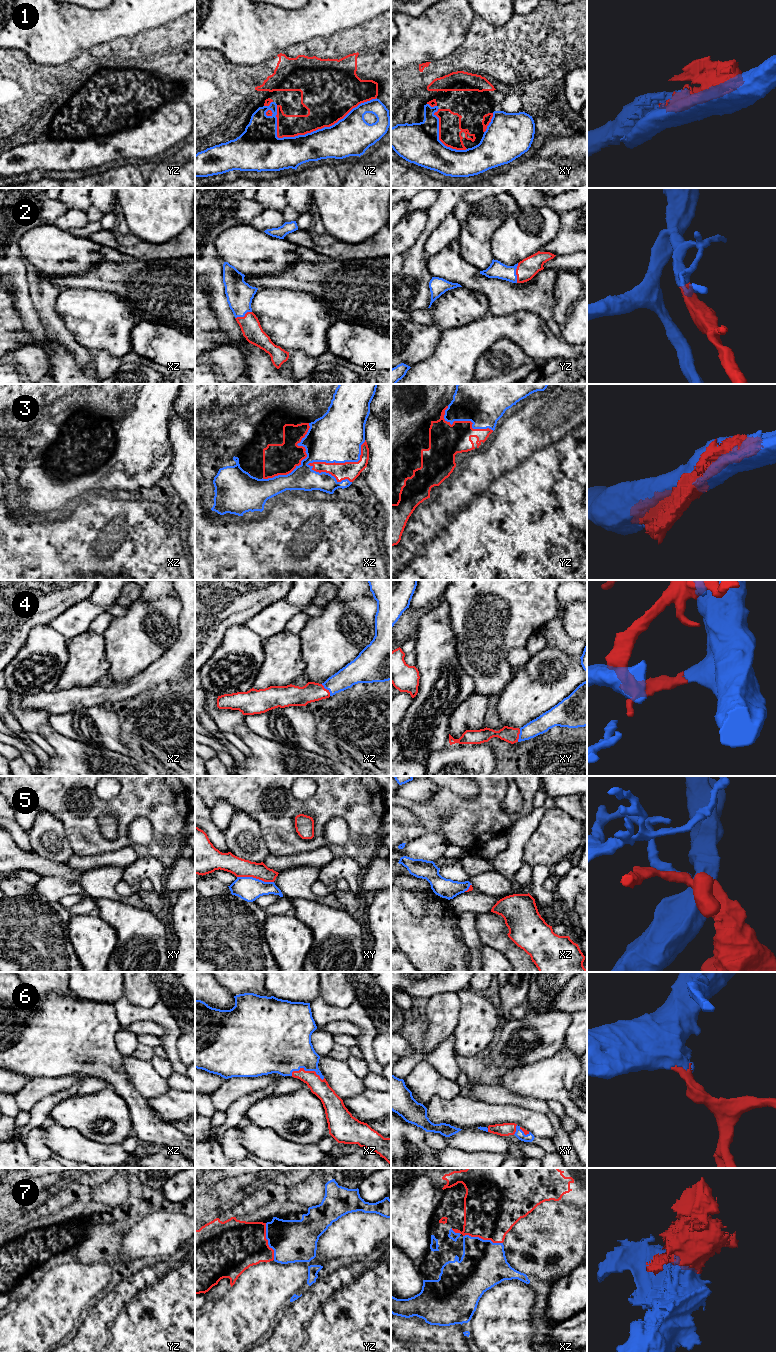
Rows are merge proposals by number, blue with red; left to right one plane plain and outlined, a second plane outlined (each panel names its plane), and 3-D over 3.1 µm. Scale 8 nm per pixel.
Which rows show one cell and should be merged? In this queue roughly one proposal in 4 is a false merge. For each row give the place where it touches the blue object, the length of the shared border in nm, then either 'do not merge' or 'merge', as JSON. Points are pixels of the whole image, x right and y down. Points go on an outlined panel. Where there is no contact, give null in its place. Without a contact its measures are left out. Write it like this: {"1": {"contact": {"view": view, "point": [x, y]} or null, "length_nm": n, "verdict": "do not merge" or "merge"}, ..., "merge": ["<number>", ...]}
{"1": {"contact": {"view": "yz", "point": [326, 127]}, "length_nm": 850, "verdict": "do not merge"}, "2": {"contact": {"view": "yz", "point": [515, 273]}, "length_nm": 160, "verdict": "merge"}, "3": {"contact": {"view": "xz", "point": [342, 462]}, "length_nm": 500, "verdict": "do not merge"}, "4": {"contact": {"view": "xz", "point": [327, 689]}, "length_nm": 120, "verdict": "merge"}, "5": {"contact": {"view": "xy", "point": [255, 878]}, "length_nm": 300, "verdict": "do not merge"}, "6": {"contact": {"view": "xz", "point": [308, 1070]}, "length_nm": 280, "verdict": "merge"}, "7": {"contact": {"view": "xz", "point": [482, 1239]}, "length_nm": 320, "verdict": "merge"}, "merge": ["2", "4", "6", "7"]}

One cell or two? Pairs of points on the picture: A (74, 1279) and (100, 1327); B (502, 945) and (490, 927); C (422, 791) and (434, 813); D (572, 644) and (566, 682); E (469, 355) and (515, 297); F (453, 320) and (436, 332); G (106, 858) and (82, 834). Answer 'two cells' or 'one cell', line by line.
A: two cells
B: one cell
C: two cells
D: two cells
E: two cells
F: two cells
G: two cells

